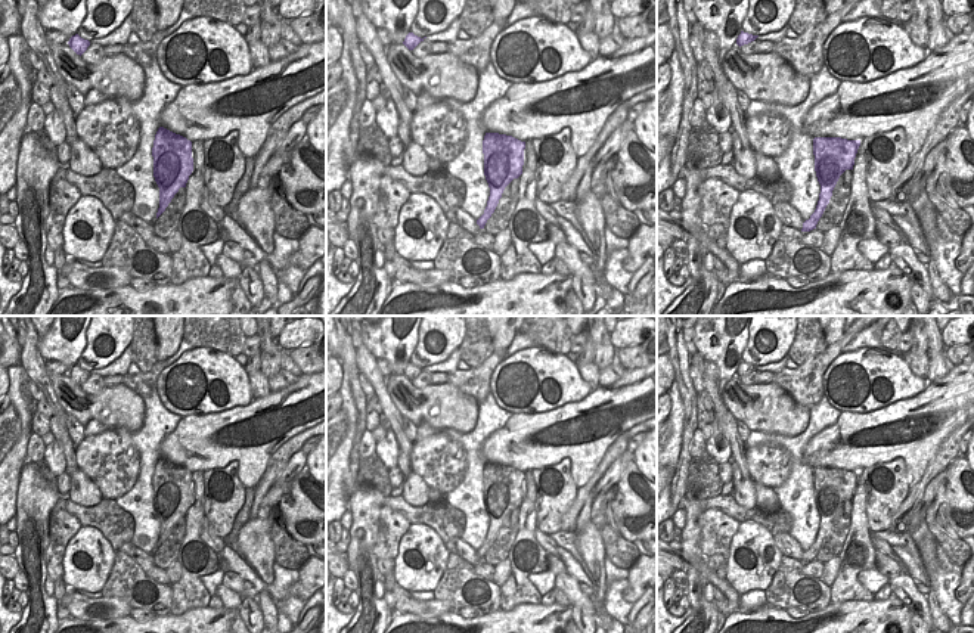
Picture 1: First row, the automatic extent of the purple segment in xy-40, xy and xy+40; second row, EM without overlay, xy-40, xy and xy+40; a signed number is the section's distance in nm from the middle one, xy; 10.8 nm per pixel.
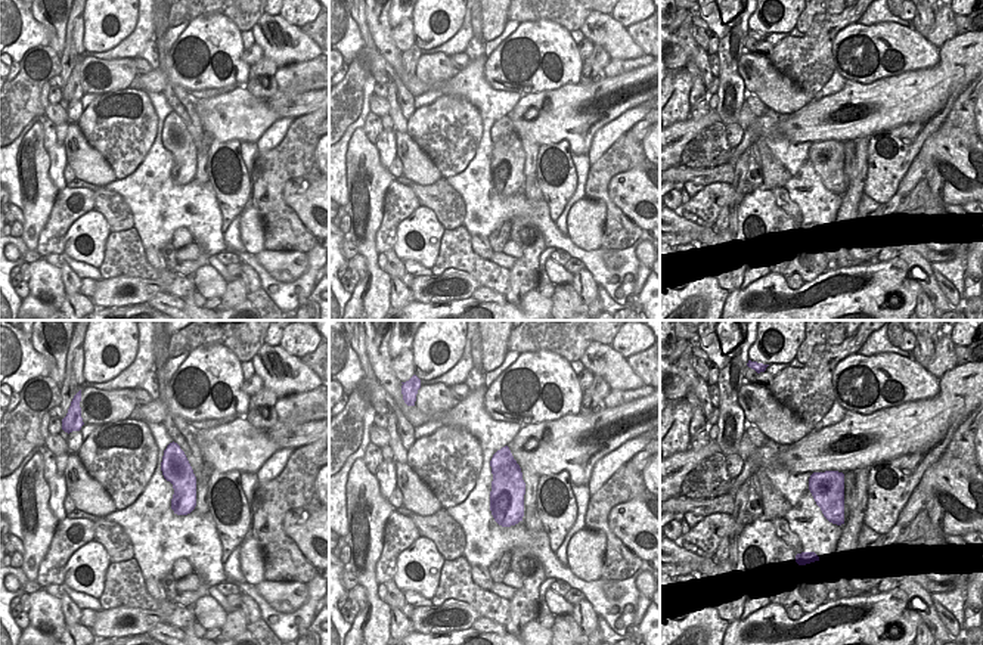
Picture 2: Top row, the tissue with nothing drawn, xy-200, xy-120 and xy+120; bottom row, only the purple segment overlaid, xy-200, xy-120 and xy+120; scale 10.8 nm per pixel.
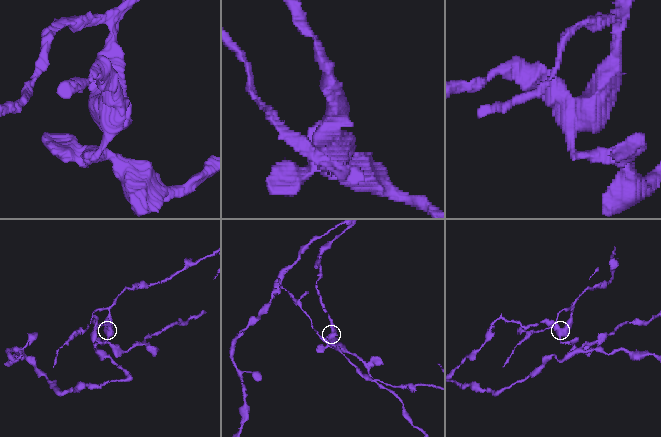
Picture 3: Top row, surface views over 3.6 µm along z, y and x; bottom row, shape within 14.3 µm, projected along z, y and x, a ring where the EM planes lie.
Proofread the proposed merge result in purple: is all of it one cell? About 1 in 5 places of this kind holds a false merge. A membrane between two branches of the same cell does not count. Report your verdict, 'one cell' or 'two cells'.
two cells

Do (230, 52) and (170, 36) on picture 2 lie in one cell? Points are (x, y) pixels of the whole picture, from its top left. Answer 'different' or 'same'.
different

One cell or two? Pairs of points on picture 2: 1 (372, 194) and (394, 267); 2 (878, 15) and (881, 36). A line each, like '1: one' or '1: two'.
1: two
2: two

